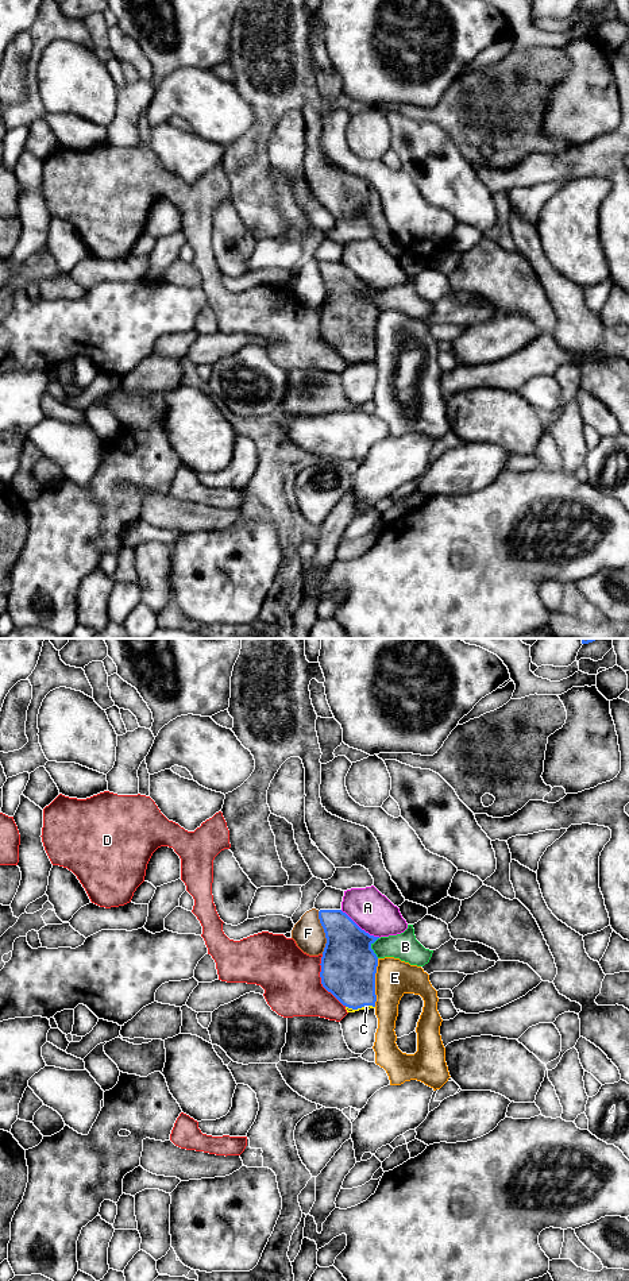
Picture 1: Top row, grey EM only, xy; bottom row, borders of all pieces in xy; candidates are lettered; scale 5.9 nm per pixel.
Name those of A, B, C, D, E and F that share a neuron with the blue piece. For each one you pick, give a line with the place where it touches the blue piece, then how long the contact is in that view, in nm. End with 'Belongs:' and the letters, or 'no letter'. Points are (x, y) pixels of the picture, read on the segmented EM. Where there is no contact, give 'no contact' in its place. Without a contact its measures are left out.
C: contact xy (361, 1007); length 180 nm
Belongs: C

